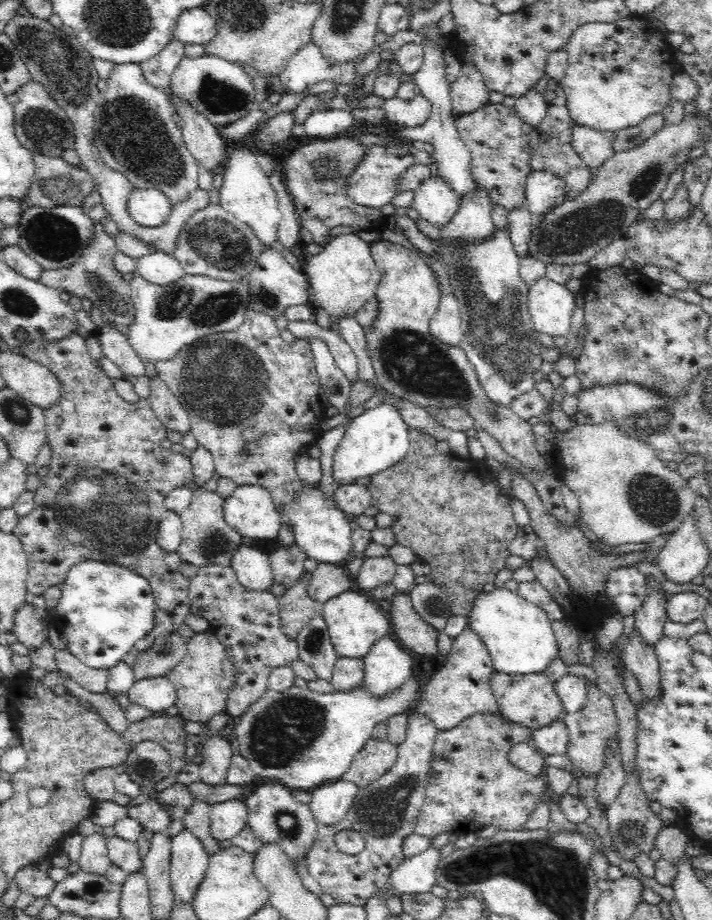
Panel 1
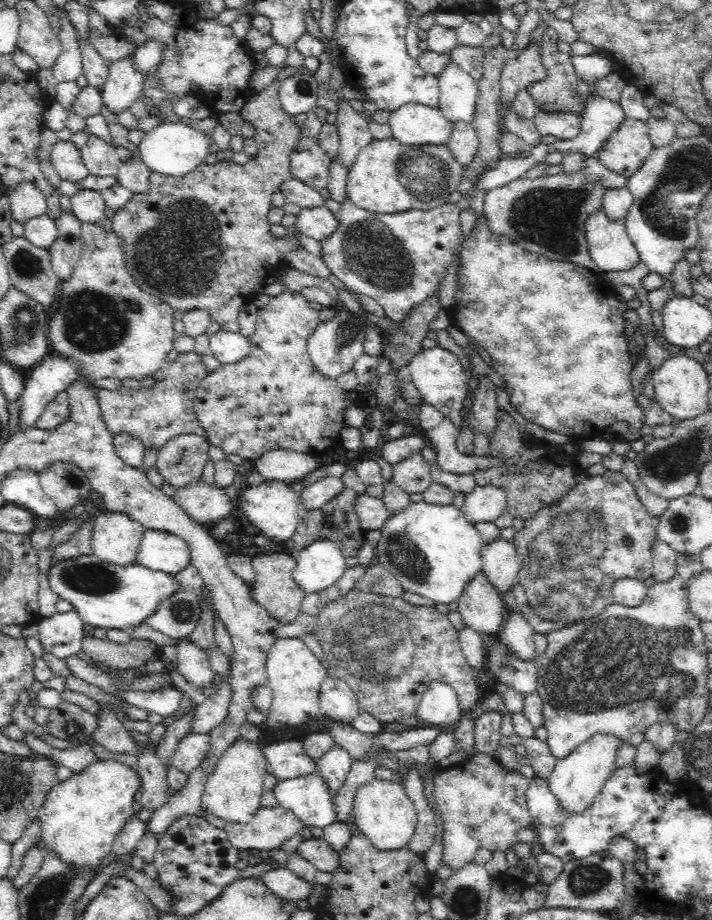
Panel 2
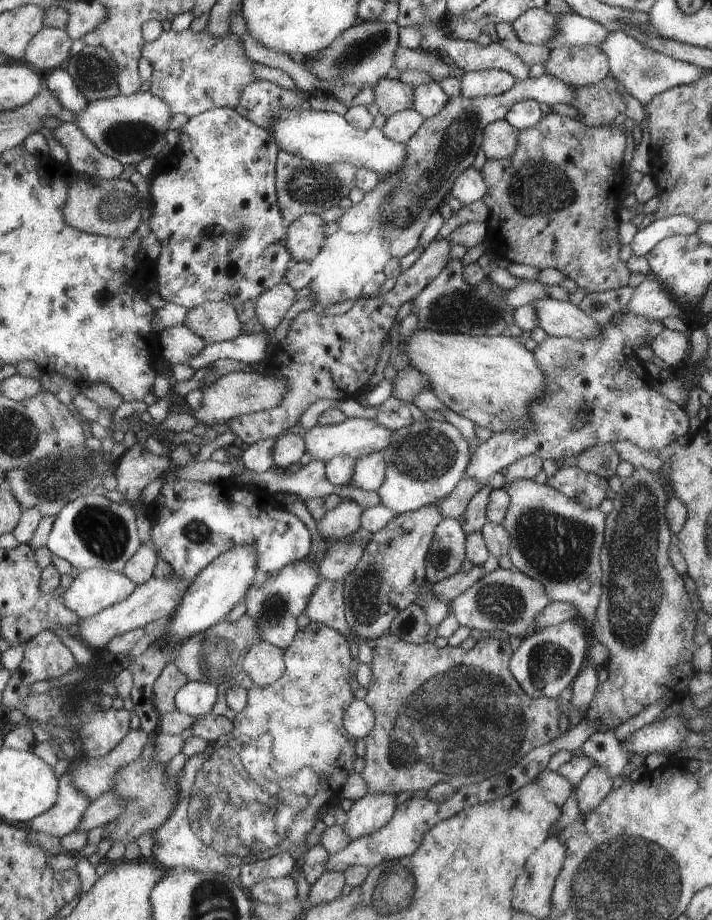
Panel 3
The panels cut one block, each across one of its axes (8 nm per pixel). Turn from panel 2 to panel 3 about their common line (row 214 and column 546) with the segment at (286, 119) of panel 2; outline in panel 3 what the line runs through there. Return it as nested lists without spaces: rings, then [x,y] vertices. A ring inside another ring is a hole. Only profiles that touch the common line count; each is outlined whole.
[[[549,112],[529,128],[519,129],[514,152],[507,158],[486,159],[480,169],[488,186],[480,199],[490,210],[484,222],[489,250],[509,263],[555,268],[587,293],[624,287],[630,272],[617,256],[617,210],[625,182],[623,150],[625,134],[617,125],[588,127],[574,118]]]

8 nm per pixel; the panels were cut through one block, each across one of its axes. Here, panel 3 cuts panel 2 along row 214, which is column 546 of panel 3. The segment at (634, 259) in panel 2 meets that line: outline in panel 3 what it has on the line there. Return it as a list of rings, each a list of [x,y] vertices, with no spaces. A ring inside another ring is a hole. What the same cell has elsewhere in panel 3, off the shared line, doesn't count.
[[[497,567],[489,574],[481,575],[467,590],[461,592],[449,604],[453,616],[461,626],[468,629],[477,628],[484,633],[503,630],[506,634],[521,639],[533,634],[536,630],[536,614],[550,603],[543,585],[536,579],[524,575],[515,568]]]

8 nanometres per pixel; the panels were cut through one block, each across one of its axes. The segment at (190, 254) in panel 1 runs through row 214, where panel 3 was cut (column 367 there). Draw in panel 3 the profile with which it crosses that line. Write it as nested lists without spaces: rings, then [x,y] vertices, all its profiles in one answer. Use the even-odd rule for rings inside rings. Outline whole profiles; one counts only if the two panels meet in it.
[[[543,73],[536,79],[529,77],[516,80],[511,89],[495,97],[475,97],[468,99],[458,95],[449,97],[434,115],[424,118],[423,124],[412,138],[405,141],[407,154],[404,165],[390,175],[379,177],[375,187],[363,193],[361,201],[352,205],[335,221],[339,230],[348,233],[367,233],[369,230],[384,235],[390,256],[403,258],[418,246],[419,234],[427,224],[431,212],[452,190],[453,182],[461,172],[471,166],[475,153],[480,148],[484,126],[503,119],[512,104],[519,99],[533,99],[551,104],[568,104],[574,97],[575,86]]]

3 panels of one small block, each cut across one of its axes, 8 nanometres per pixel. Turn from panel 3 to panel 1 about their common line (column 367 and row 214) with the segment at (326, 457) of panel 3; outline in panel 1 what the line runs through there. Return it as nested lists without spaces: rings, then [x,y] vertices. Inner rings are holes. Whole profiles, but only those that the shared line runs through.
[[[428,160],[427,165],[430,168],[430,175],[413,192],[412,207],[416,208],[419,216],[431,225],[443,229],[457,213],[461,198],[437,172],[436,161]]]

